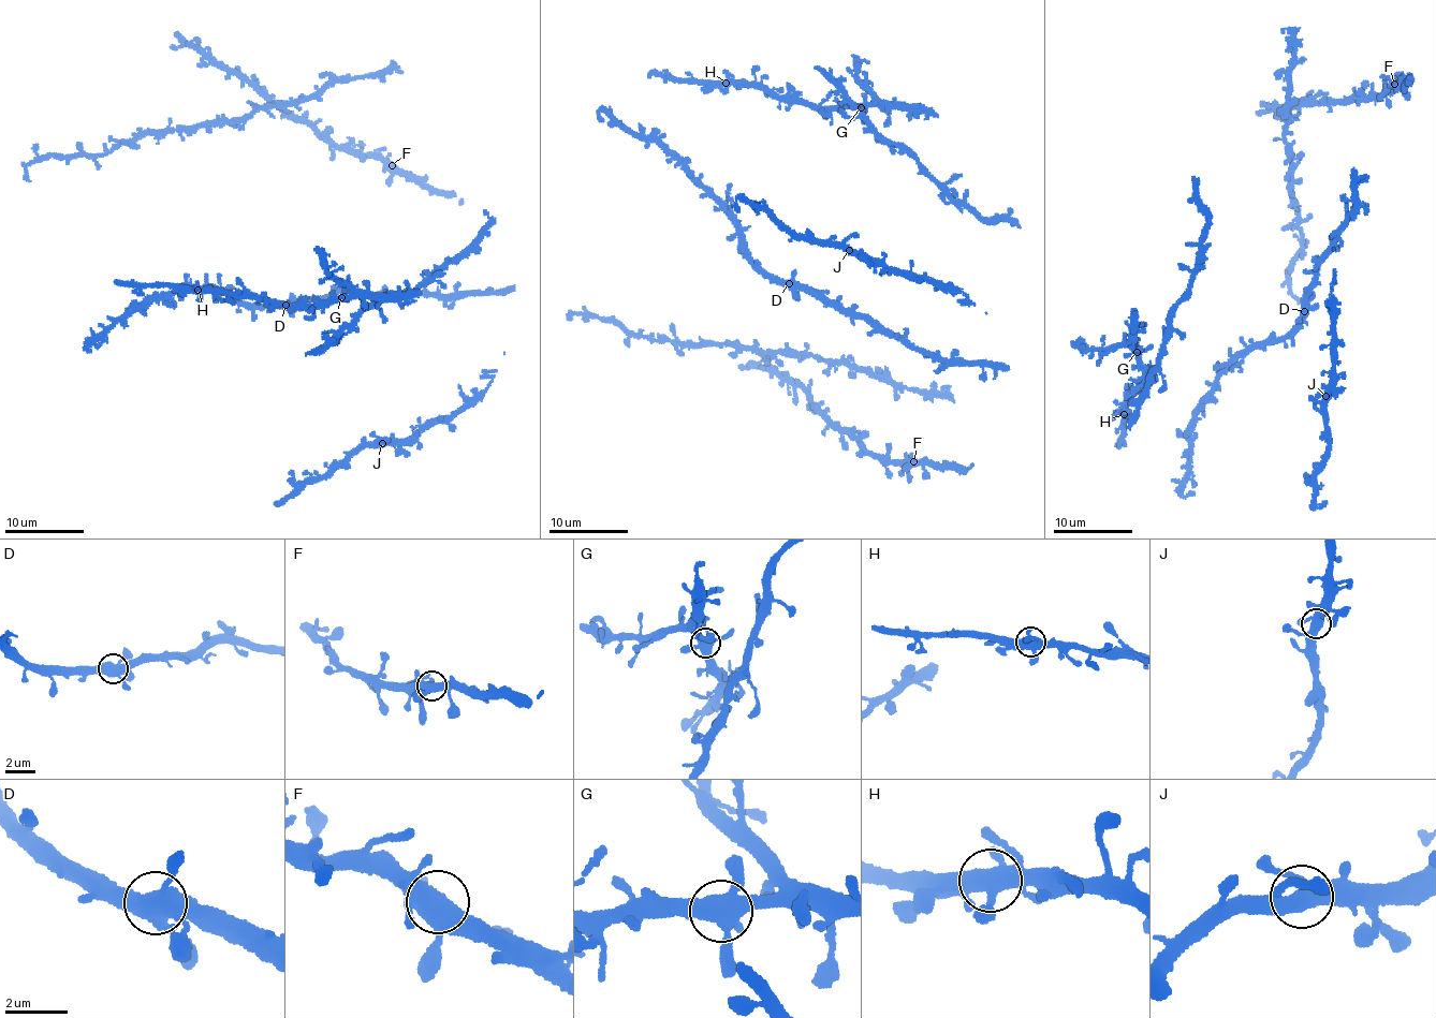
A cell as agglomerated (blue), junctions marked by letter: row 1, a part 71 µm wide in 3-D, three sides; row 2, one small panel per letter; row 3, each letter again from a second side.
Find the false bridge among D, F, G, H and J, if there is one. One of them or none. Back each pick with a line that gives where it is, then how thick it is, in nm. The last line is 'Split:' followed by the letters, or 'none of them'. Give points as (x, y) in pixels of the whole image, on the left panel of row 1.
Split: none of them

